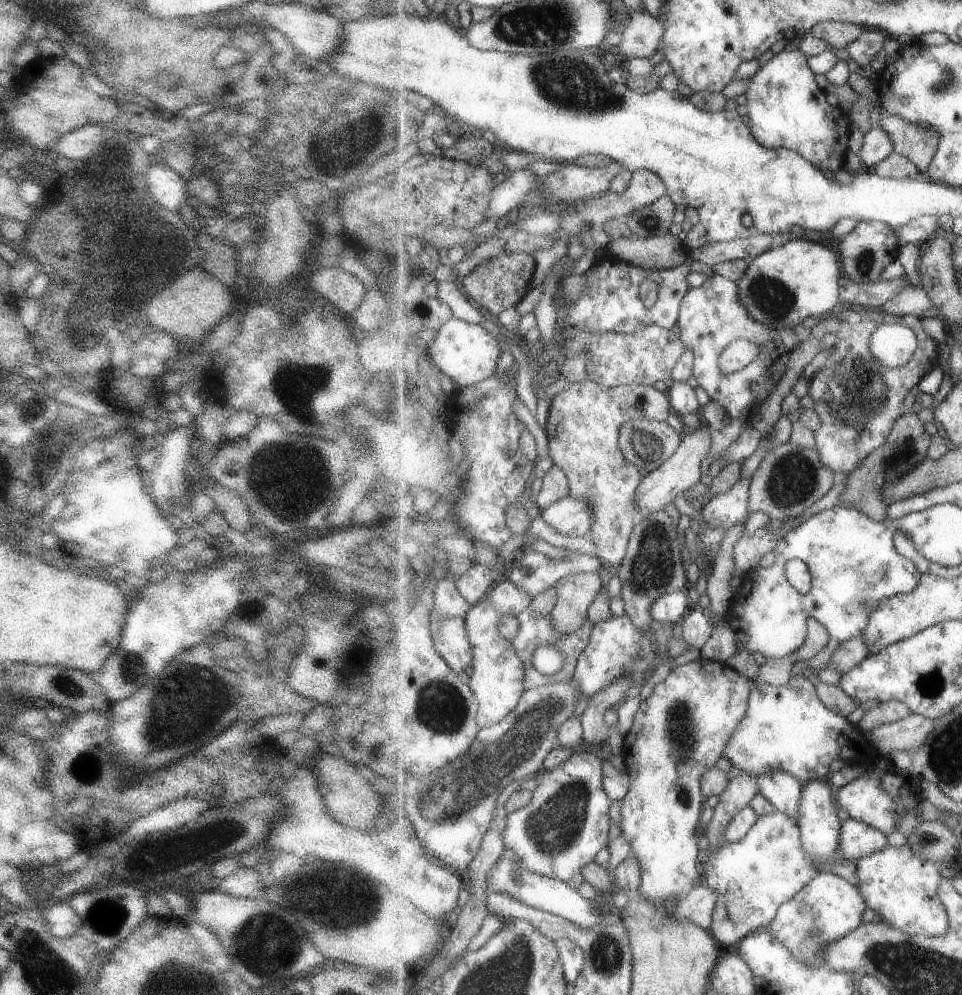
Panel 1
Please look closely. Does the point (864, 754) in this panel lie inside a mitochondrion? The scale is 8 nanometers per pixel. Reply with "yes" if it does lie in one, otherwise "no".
no

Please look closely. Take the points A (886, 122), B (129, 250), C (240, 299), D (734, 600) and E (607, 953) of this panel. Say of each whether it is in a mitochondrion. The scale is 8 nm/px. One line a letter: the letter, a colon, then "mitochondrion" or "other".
A: other
B: mitochondrion
C: other
D: other
E: mitochondrion

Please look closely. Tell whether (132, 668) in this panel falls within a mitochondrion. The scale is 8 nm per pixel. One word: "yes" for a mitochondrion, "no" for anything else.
yes

